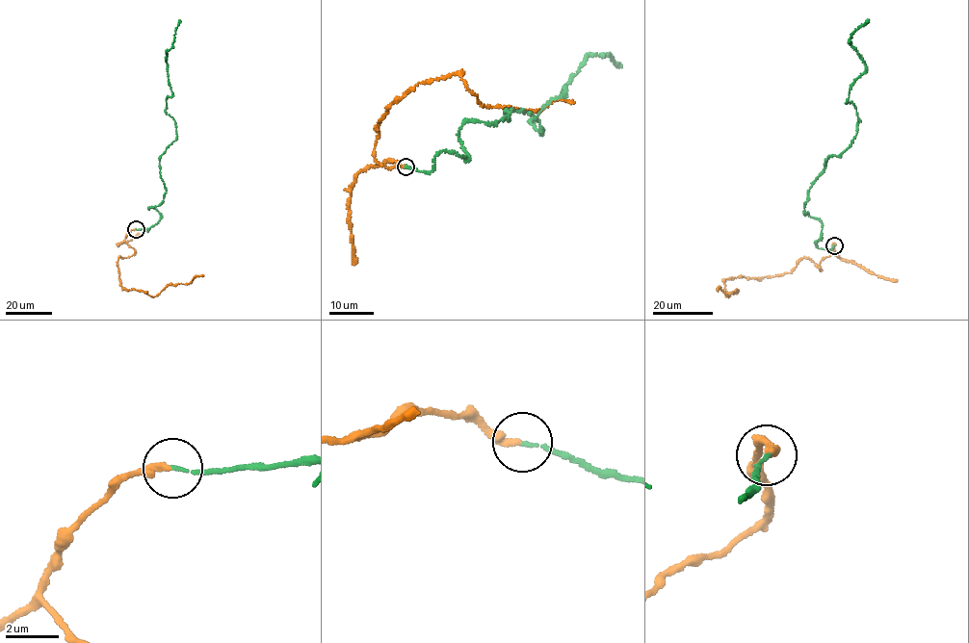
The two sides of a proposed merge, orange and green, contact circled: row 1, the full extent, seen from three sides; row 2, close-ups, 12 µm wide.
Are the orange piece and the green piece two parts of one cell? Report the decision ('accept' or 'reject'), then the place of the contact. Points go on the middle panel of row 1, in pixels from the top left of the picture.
accept; place (405, 167)

